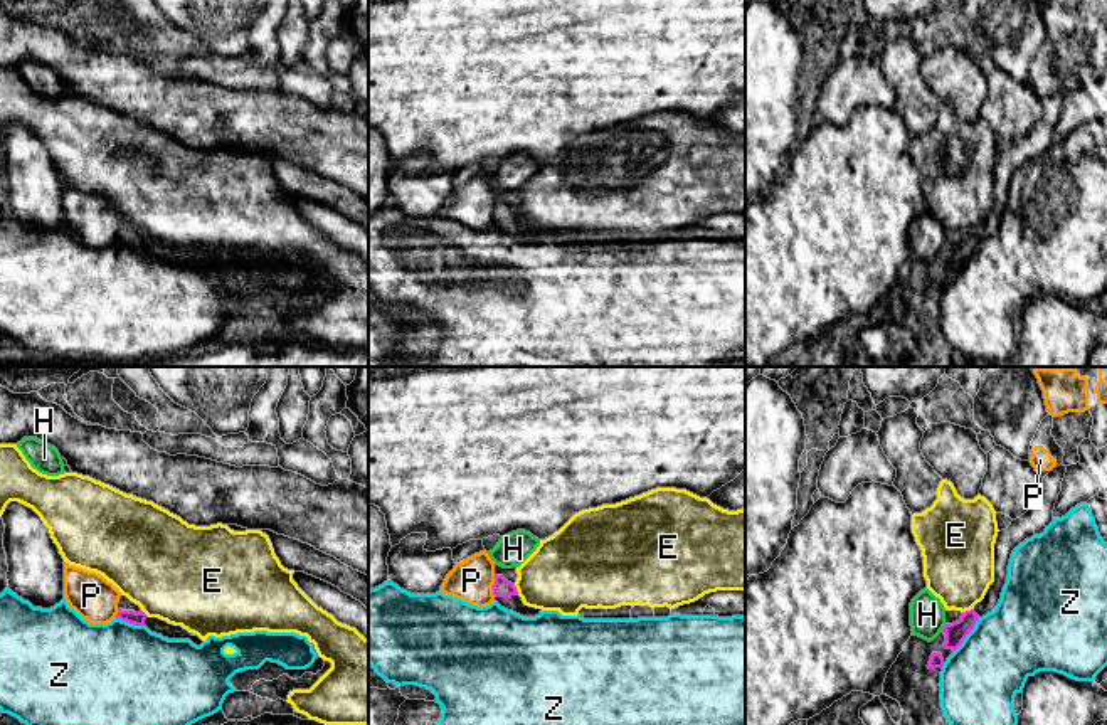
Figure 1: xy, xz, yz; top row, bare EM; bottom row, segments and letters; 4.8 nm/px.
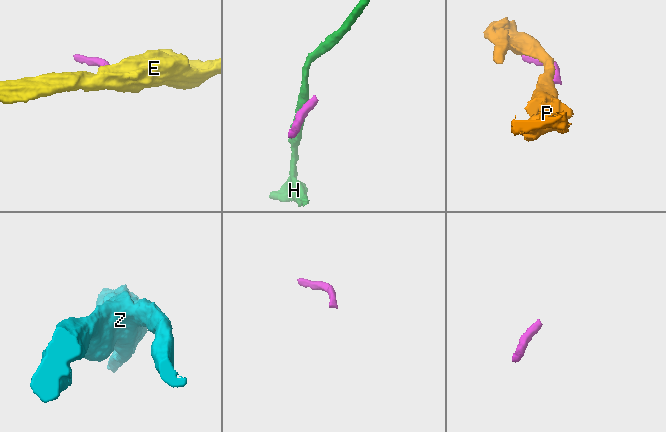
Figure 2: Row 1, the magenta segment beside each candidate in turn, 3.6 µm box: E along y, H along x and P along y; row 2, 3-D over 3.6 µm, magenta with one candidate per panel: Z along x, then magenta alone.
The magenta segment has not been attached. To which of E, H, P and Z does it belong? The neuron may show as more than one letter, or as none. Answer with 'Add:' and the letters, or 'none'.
Add: none

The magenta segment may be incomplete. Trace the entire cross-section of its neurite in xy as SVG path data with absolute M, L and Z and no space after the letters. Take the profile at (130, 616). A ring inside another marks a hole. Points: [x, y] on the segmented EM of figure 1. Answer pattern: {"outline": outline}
{"outline": "M121 595L116 617L135 626L145 626L146 614L138 604L131 602L126 595Z"}

